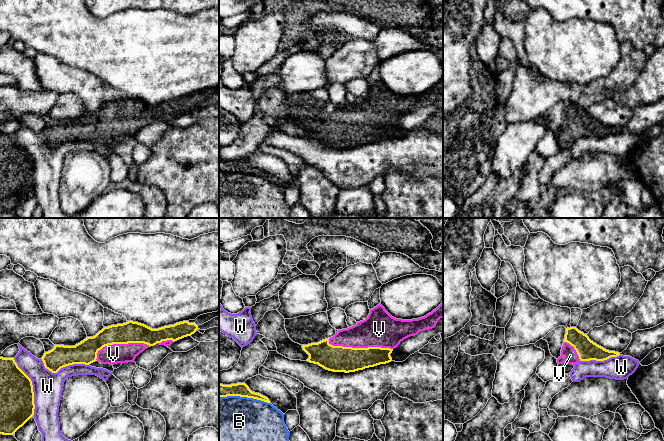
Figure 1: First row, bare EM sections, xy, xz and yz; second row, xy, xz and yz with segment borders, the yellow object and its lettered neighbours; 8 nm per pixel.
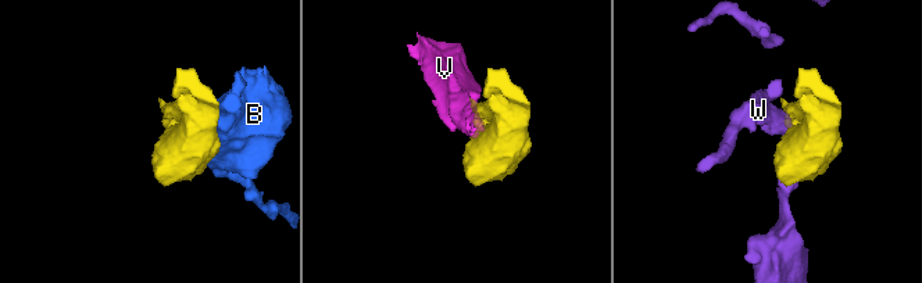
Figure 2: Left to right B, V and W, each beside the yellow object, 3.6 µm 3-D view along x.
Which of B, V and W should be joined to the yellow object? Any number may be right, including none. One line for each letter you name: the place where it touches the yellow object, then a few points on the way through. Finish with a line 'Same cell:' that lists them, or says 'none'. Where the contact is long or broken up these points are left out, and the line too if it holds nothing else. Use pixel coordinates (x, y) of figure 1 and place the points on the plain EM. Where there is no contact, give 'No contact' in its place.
V: Touches yellow at xz (359, 124)
Same cell: V

